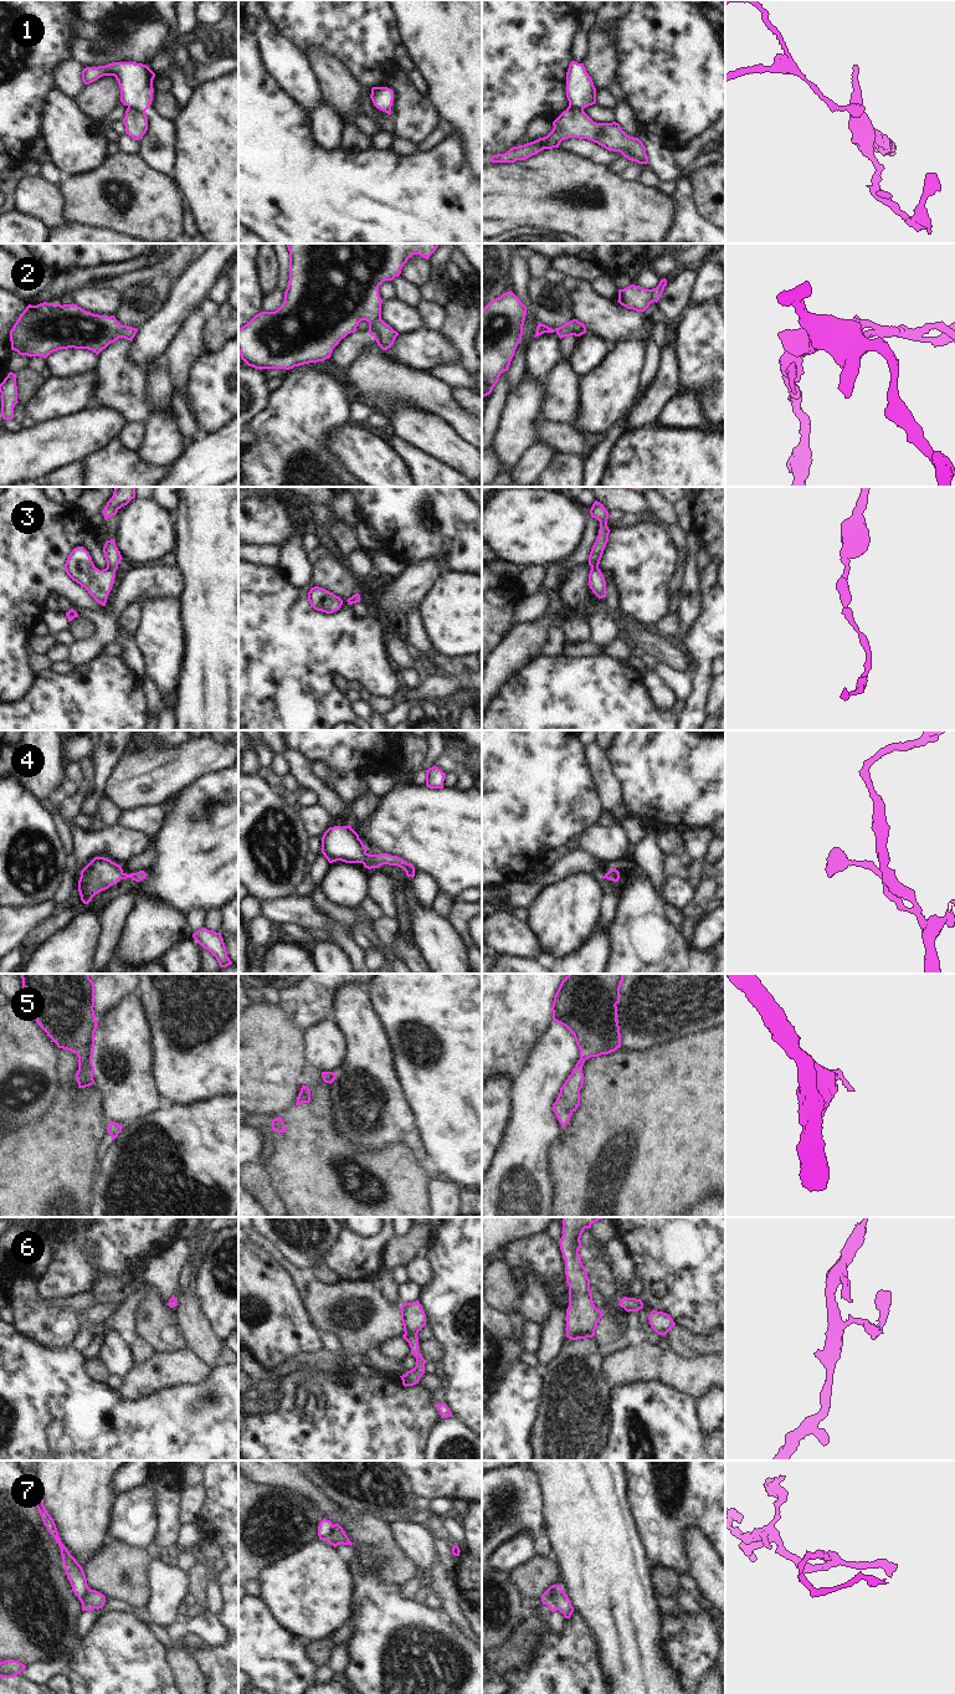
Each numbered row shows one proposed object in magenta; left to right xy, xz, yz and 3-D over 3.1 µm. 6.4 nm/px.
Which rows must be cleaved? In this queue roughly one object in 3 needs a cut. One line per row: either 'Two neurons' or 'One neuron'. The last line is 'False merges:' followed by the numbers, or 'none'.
1: Two neurons
2: One neuron
3: One neuron
4: One neuron
5: One neuron
6: One neuron
7: Two neurons
False merges: 1, 7

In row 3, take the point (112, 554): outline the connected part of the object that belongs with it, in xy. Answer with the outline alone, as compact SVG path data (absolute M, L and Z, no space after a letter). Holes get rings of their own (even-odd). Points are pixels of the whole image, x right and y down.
M114 539L107 540L103 546L107 568L99 570L94 566L89 553L83 546L75 548L65 564L67 575L84 587L102 606L106 606L108 595L115 579L115 570L123 559L115 546Z

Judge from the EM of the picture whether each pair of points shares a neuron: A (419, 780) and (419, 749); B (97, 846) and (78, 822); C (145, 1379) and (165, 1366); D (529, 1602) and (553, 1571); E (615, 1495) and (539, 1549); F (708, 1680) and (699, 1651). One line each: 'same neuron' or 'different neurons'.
A: same neuron
B: different neurons
C: same neuron
D: different neurons
E: different neurons
F: different neurons

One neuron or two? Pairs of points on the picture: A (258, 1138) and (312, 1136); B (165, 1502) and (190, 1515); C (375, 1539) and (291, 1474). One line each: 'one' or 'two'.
A: two
B: two
C: one

